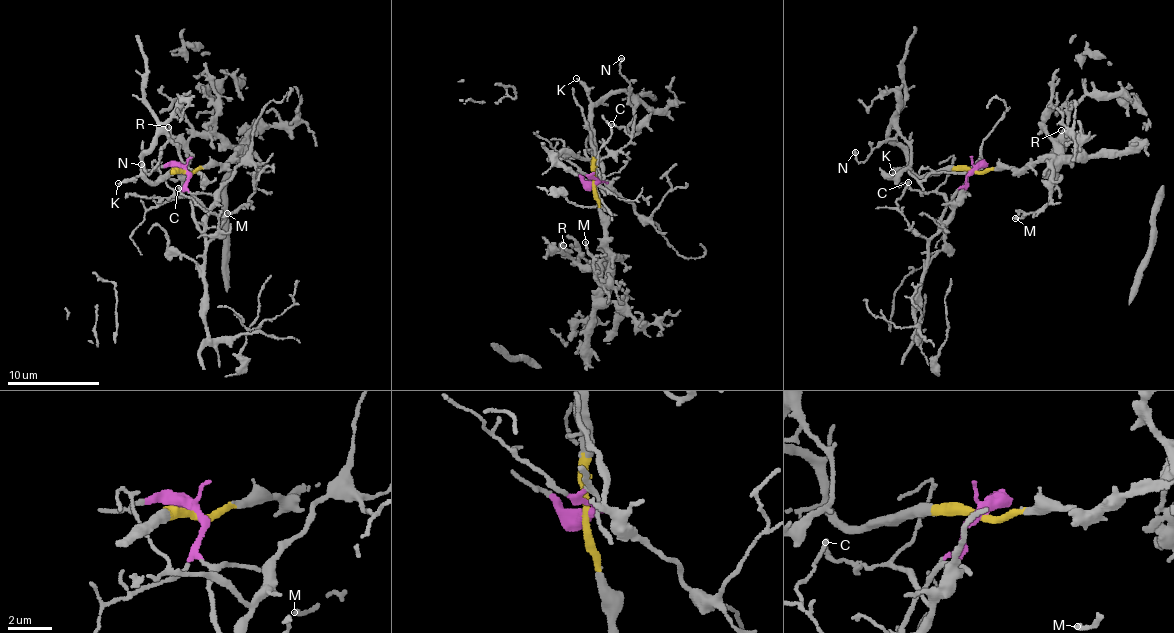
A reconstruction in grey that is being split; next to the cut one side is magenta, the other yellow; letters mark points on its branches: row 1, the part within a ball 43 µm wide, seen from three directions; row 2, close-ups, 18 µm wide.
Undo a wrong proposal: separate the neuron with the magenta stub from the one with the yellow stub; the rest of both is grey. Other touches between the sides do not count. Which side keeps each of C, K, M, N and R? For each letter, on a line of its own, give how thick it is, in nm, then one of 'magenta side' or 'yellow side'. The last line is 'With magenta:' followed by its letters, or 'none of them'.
C: calibre 180 nm; magenta side
K: calibre 240 nm; yellow side
M: calibre 170 nm; yellow side
N: calibre 190 nm; yellow side
R: calibre 190 nm; yellow side
With magenta: C

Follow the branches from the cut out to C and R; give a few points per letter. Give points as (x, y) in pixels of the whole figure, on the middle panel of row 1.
C: (595, 183), (595, 165), (590, 164), (594, 165), (631, 139), (624, 127), (611, 125)
R: (595, 183), (609, 261), (604, 279), (598, 279), (592, 266), (578, 265), (564, 254), (563, 246)

